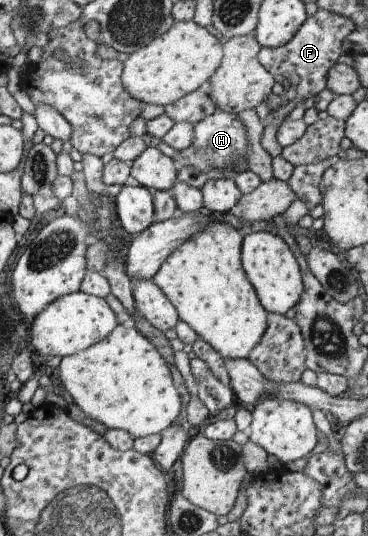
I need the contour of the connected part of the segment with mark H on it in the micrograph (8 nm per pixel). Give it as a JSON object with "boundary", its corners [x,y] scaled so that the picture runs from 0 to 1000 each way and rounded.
{"boundary":[[[587,207],[524,233],[527,252],[522,271],[489,280],[467,295],[486,317],[495,310],[522,310],[527,315],[557,321],[571,313],[628,317],[644,310],[652,295],[668,295],[668,241],[647,216],[630,209]]]}

